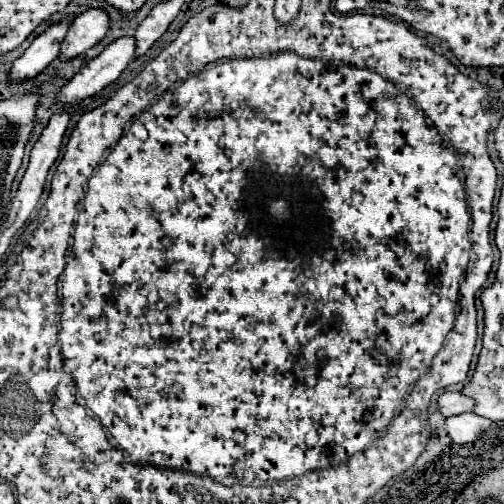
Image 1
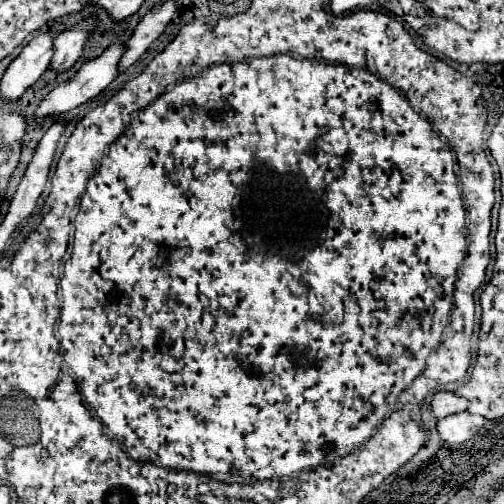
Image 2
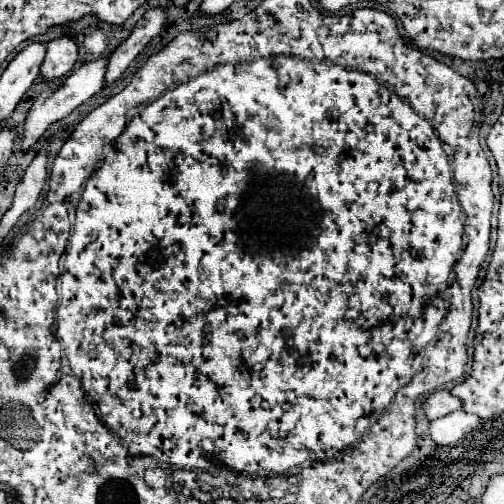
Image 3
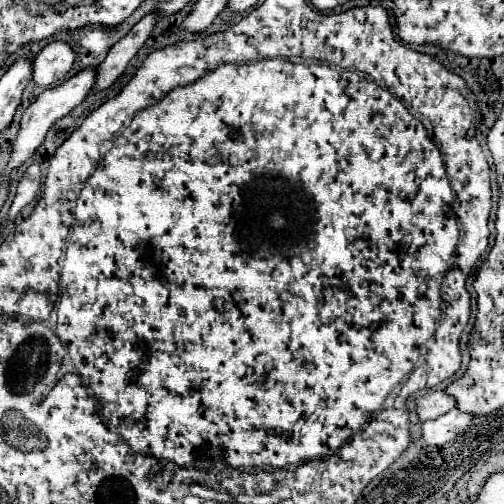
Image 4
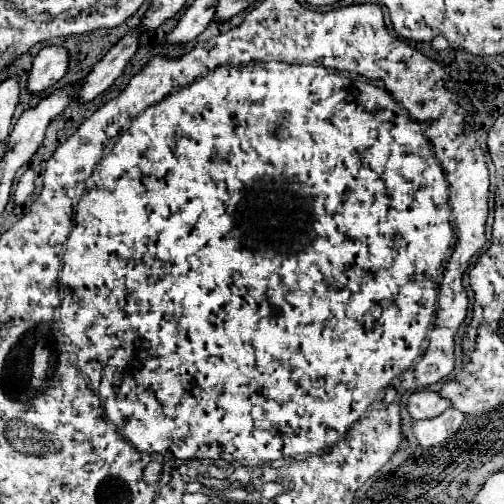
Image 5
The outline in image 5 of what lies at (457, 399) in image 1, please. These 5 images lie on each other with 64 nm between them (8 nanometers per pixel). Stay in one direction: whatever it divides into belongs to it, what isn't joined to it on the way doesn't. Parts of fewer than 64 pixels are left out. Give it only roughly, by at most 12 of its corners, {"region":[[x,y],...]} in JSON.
{"region":[[436,390],[408,398],[414,420],[436,418],[452,404]]}

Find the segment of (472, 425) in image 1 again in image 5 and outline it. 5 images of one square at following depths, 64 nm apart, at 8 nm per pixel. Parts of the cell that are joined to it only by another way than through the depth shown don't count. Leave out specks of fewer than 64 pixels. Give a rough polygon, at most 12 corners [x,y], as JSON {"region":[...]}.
{"region":[[448,408],[436,418],[414,422],[422,446],[454,436],[464,414]]}

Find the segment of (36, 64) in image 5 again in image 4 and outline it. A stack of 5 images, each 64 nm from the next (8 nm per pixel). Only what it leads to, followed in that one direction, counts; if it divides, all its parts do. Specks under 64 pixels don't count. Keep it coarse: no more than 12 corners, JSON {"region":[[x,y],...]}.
{"region":[[68,42],[44,46],[34,60],[34,82],[60,82],[74,64]]}

